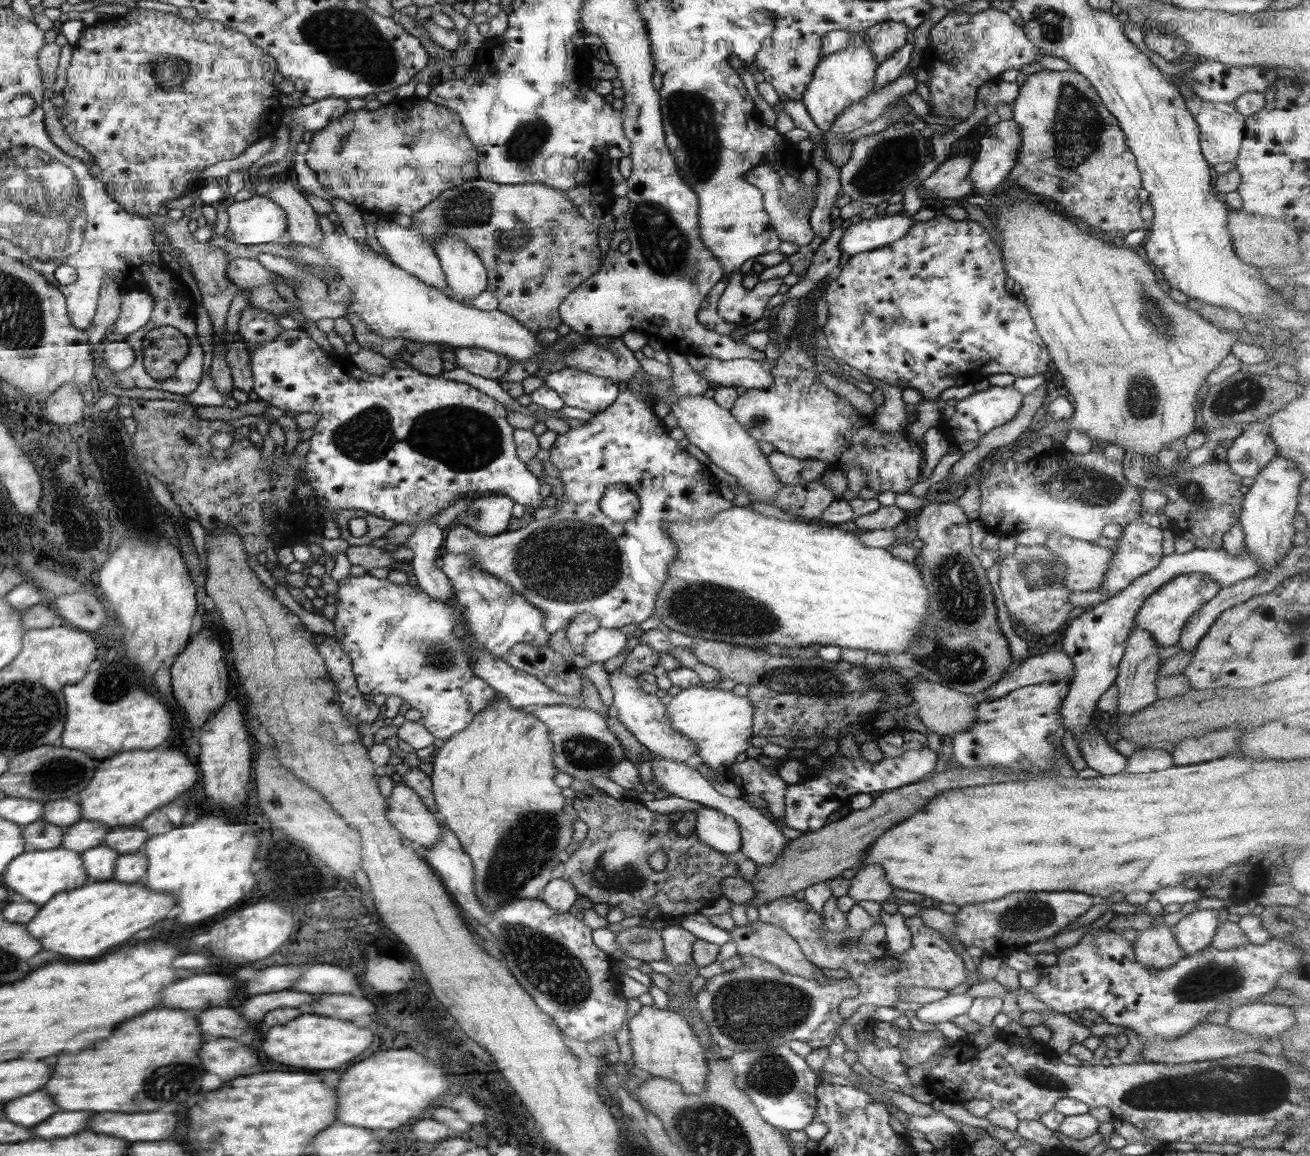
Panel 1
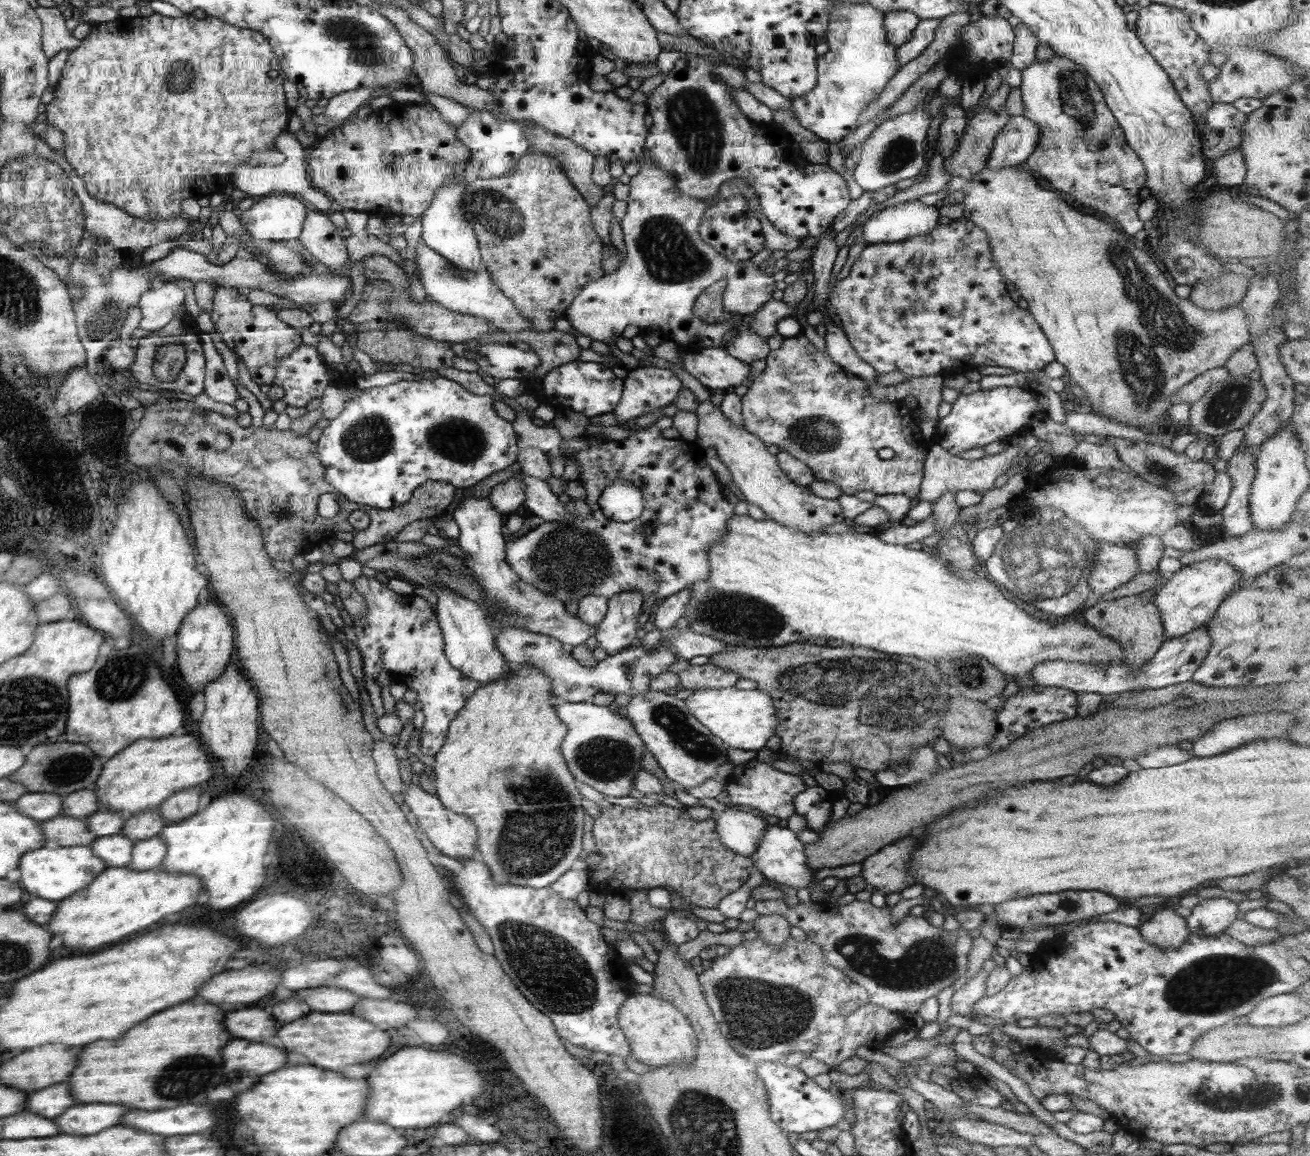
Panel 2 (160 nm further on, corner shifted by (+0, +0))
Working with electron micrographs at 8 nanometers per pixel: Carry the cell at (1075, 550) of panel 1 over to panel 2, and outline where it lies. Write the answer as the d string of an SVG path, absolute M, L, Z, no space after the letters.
M1099 541L1089 587L1094 594L1106 594L1130 582L1140 573L1138 555L1133 547Z

